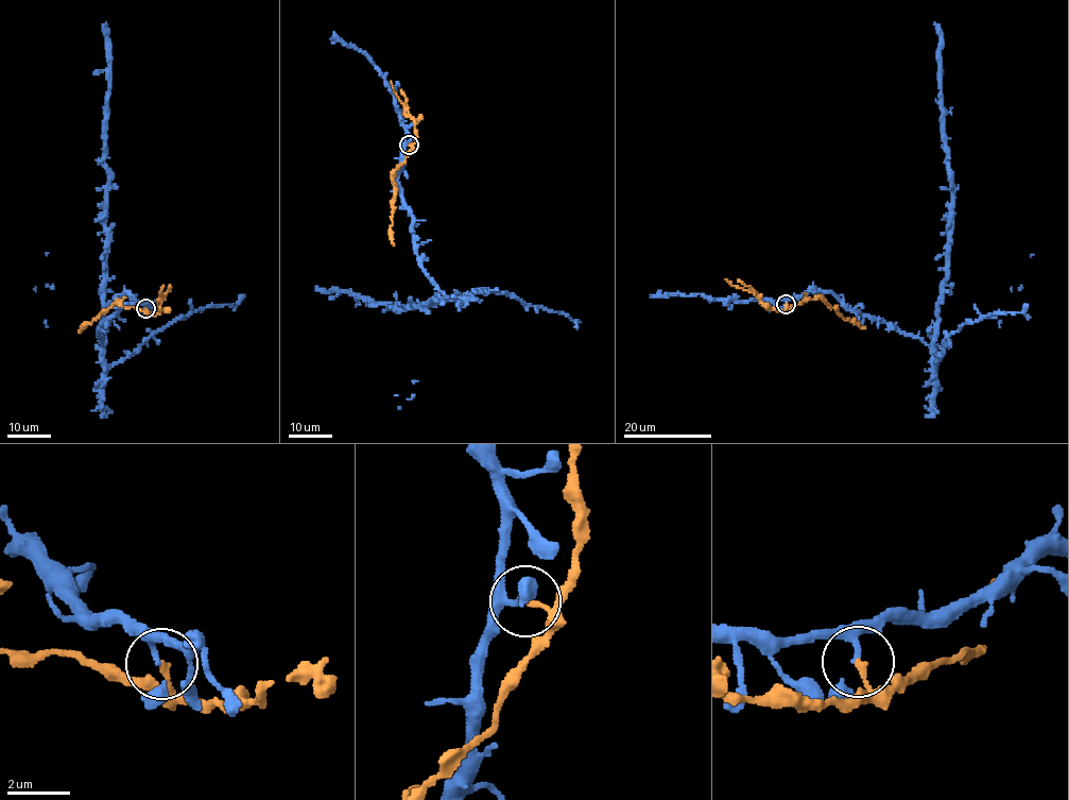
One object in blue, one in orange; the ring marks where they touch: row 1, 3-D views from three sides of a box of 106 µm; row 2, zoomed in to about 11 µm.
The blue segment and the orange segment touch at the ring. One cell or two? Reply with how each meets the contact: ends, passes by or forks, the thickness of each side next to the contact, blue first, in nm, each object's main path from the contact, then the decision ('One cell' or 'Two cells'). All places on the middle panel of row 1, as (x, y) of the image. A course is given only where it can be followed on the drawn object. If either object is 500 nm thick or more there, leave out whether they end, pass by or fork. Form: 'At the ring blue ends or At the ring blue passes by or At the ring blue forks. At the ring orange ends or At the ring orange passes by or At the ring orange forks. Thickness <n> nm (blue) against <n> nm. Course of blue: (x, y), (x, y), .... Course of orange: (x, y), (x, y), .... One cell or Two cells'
At the ring blue forks. At the ring orange ends. Thickness 150 nm (blue) against 160 nm. Course of blue: (409, 143), (398, 175), (399, 193), (413, 218), (418, 262), (445, 296), (403, 309), (317, 287). Course of orange: (409, 145), (412, 150), (394, 171), (394, 210), (391, 218), (393, 244). Two cells

